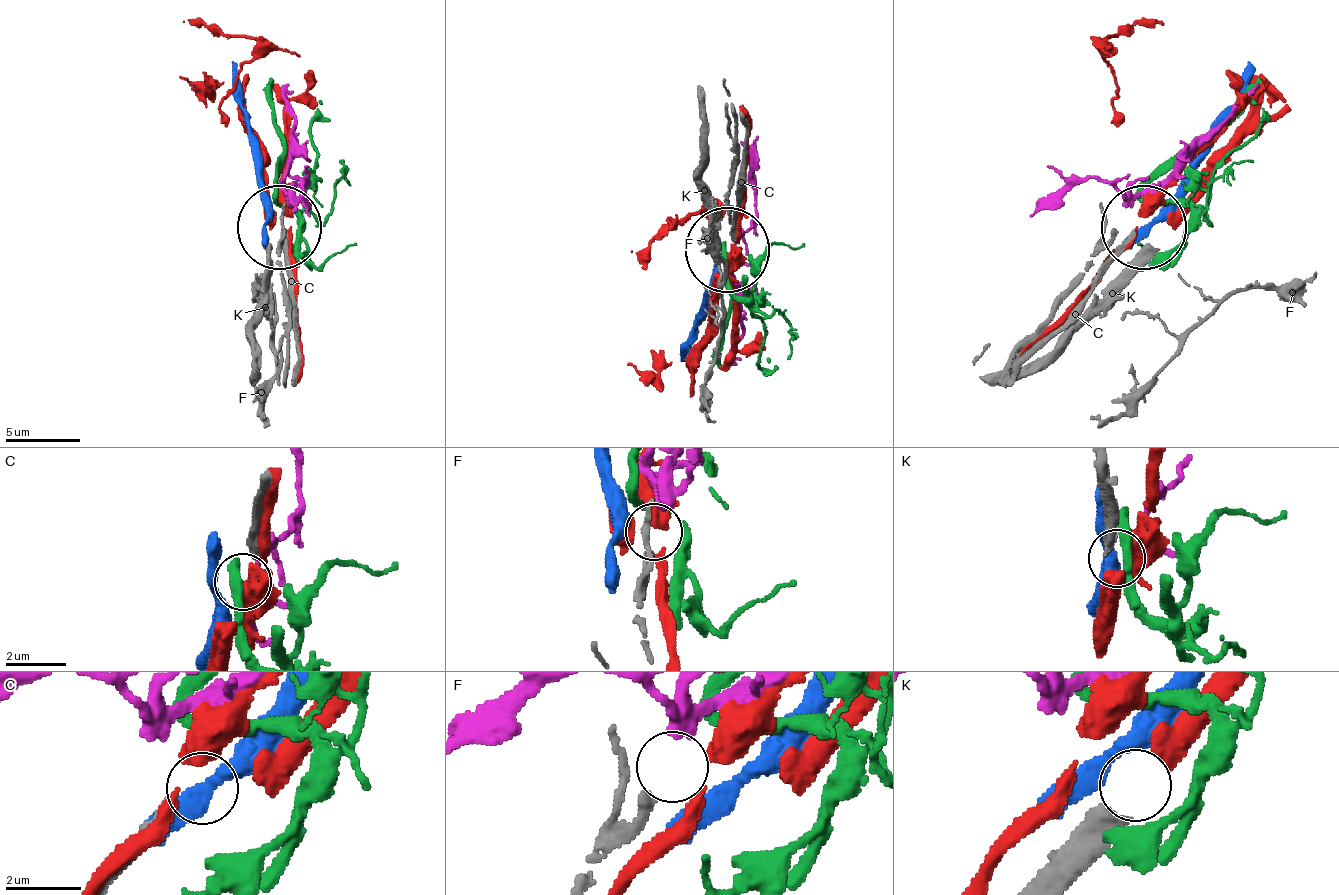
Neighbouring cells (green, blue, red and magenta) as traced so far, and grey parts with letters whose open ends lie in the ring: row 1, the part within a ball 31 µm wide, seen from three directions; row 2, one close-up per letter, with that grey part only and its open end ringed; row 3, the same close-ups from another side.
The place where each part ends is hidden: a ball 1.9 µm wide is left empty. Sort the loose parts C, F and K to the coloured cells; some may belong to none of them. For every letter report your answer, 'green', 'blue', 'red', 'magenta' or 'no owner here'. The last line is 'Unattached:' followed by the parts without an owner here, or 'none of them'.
C: no owner here
F: magenta
K: red
Unattached: C

